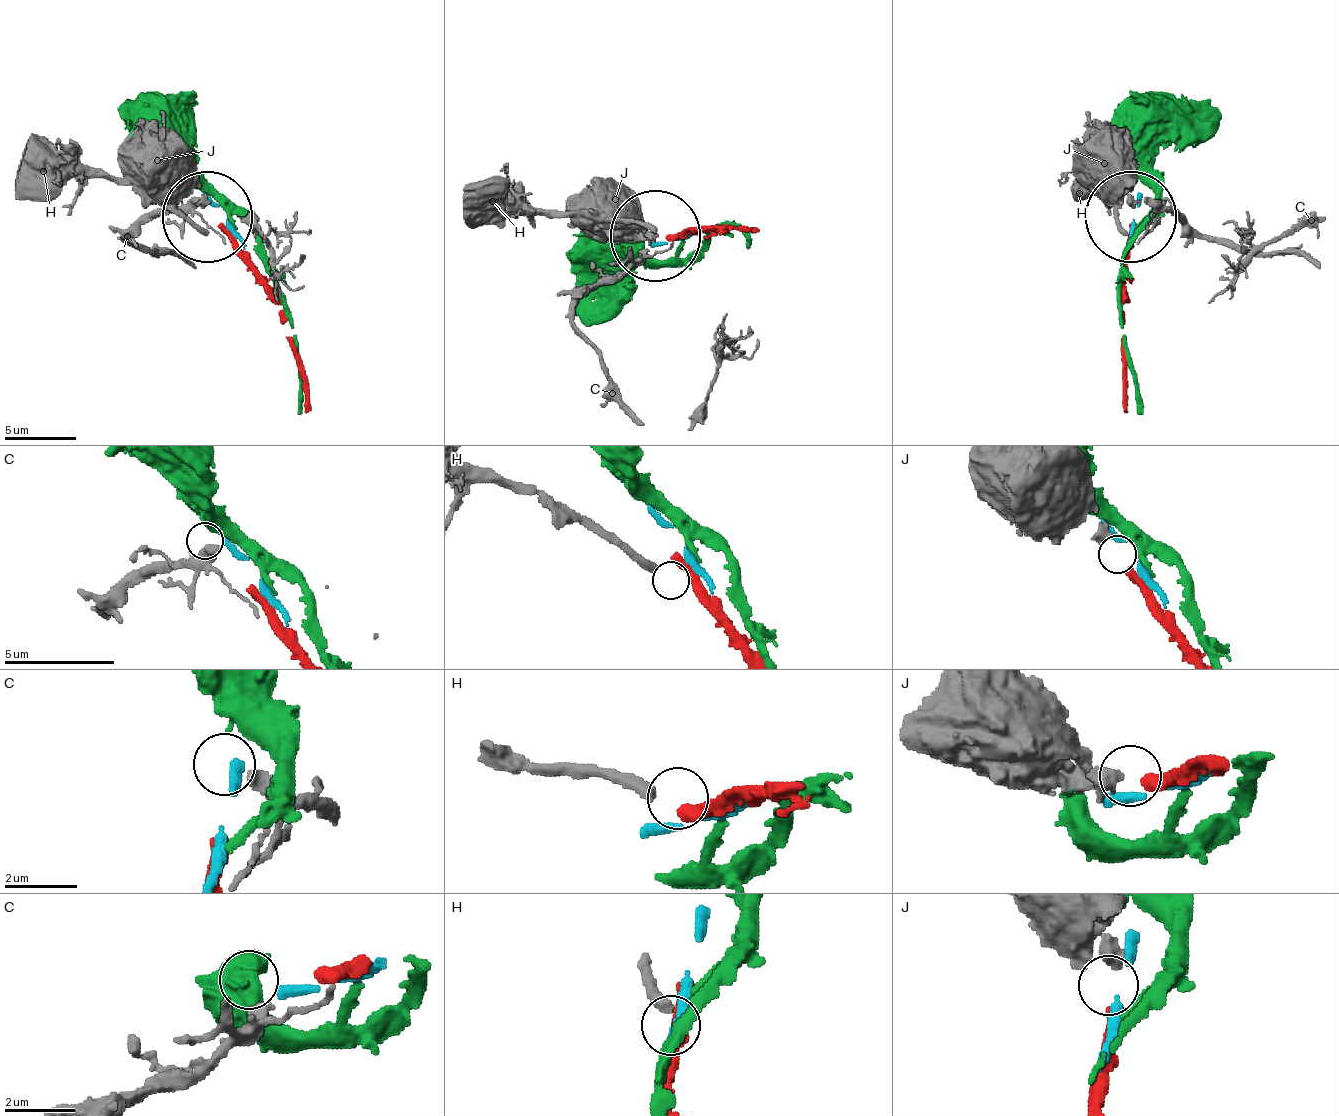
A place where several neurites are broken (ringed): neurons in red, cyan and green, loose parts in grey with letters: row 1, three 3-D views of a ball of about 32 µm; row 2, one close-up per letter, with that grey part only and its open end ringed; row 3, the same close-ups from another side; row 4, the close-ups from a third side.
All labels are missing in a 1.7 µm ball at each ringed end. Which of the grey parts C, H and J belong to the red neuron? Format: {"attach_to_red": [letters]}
{"attach_to_red": ["J"]}

